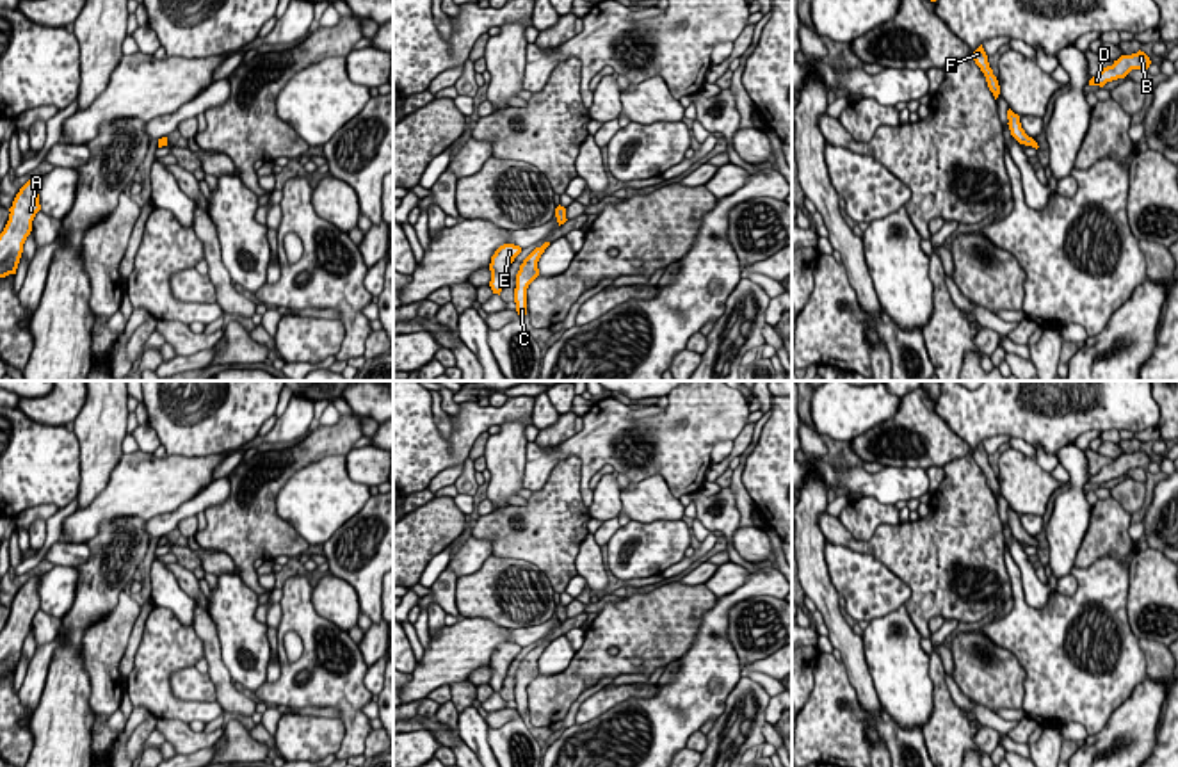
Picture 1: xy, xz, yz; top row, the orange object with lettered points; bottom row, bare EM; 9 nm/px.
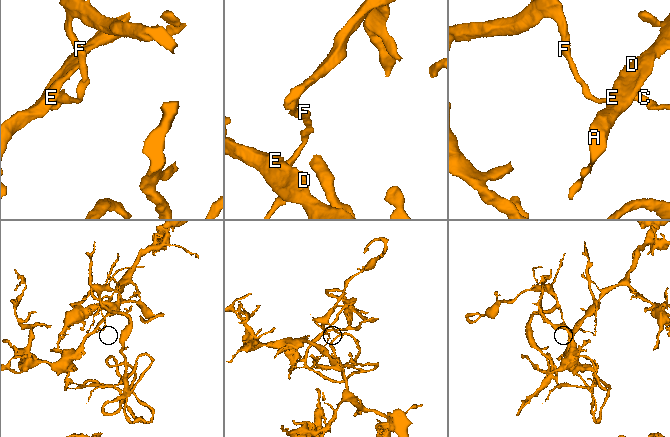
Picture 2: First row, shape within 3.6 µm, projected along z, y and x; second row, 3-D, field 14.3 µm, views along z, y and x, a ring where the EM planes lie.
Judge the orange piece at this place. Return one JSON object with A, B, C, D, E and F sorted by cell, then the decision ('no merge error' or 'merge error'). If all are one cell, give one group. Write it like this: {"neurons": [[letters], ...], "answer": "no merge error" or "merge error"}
{"neurons": [["A", "B", "C", "D", "E"], ["F"]], "answer": "merge error"}

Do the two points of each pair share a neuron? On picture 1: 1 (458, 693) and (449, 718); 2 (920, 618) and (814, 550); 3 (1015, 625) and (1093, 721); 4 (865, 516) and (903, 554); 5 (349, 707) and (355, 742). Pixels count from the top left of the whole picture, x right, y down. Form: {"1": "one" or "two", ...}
{"1": "one", "2": "two", "3": "one", "4": "two", "5": "one"}

